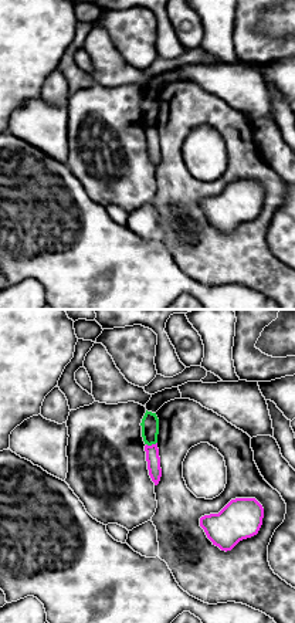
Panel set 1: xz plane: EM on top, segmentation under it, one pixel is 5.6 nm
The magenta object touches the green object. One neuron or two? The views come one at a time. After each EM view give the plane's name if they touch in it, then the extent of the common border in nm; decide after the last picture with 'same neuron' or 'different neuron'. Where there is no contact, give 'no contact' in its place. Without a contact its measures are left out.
xz | 70 nm

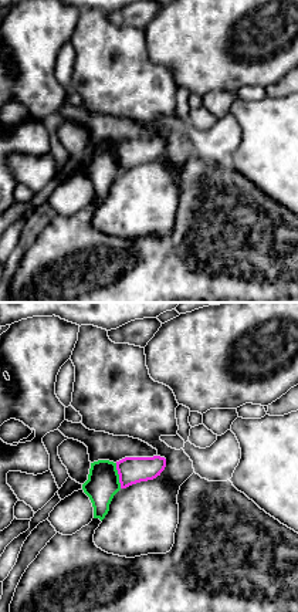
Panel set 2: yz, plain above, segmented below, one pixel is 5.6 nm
yz | 150 nm

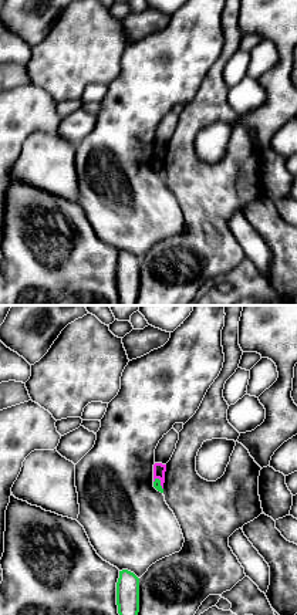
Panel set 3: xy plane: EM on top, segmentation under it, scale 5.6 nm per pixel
xy | 80 nm

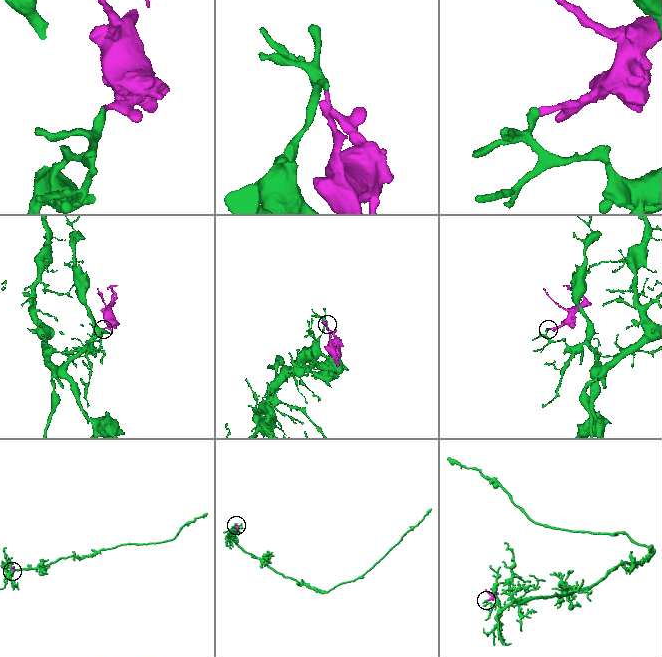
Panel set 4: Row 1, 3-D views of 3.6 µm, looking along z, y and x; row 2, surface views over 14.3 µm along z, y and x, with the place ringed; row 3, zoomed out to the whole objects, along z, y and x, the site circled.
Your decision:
different neuron

